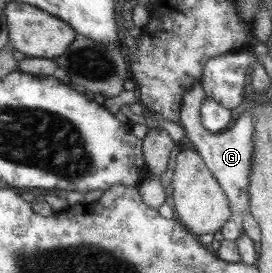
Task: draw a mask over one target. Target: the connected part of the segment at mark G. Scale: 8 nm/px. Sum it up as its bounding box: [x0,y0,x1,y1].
[179,82,254,218]

